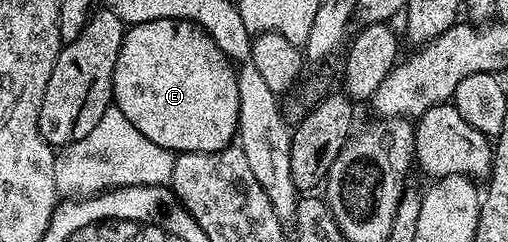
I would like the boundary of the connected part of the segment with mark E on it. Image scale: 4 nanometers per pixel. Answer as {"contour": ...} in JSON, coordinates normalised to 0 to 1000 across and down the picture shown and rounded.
{"contour":[[[319,79],[317,87],[285,87],[283,95],[268,95],[252,107],[242,132],[242,165],[238,169],[238,219],[230,219],[230,269],[222,302],[222,426],[224,438],[238,450],[238,467],[246,467],[246,483],[254,483],[254,500],[262,500],[262,517],[278,550],[285,550],[285,566],[293,566],[293,583],[307,612],[323,607],[335,632],[358,632],[362,624],[433,624],[445,607],[457,603],[459,579],[465,570],[469,533],[469,318],[465,281],[453,244],[443,236],[443,219],[435,219],[435,202],[427,202],[427,186],[419,169],[419,153],[411,153],[407,128],[400,128],[386,95],[374,95],[362,79]]]}

